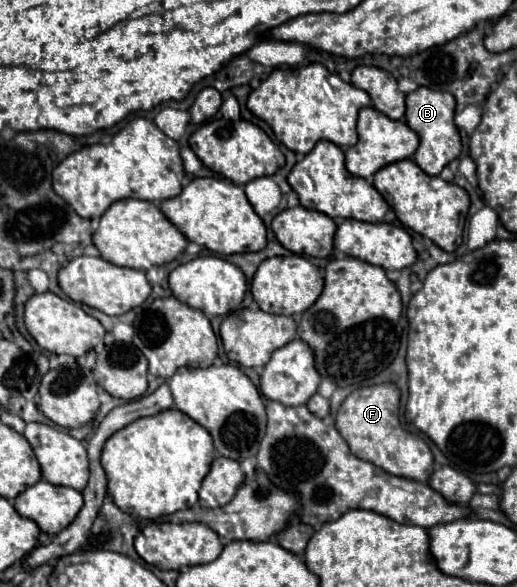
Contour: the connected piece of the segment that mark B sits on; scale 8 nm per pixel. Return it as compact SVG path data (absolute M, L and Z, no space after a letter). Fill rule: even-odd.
M419 87L417 91L407 95L405 123L419 137L419 147L413 155L413 161L427 175L439 175L445 165L449 165L453 159L459 157L461 137L459 137L459 129L453 123L453 115L455 115L455 97L447 91L435 91L429 87Z

